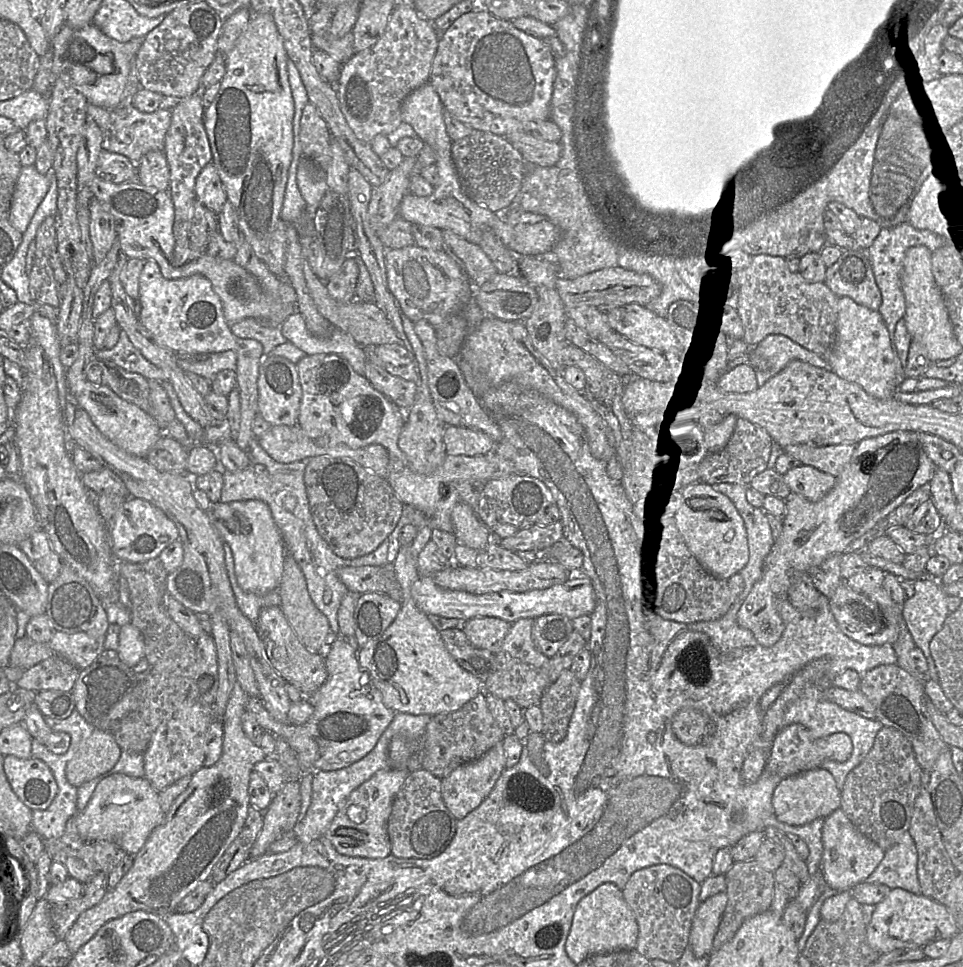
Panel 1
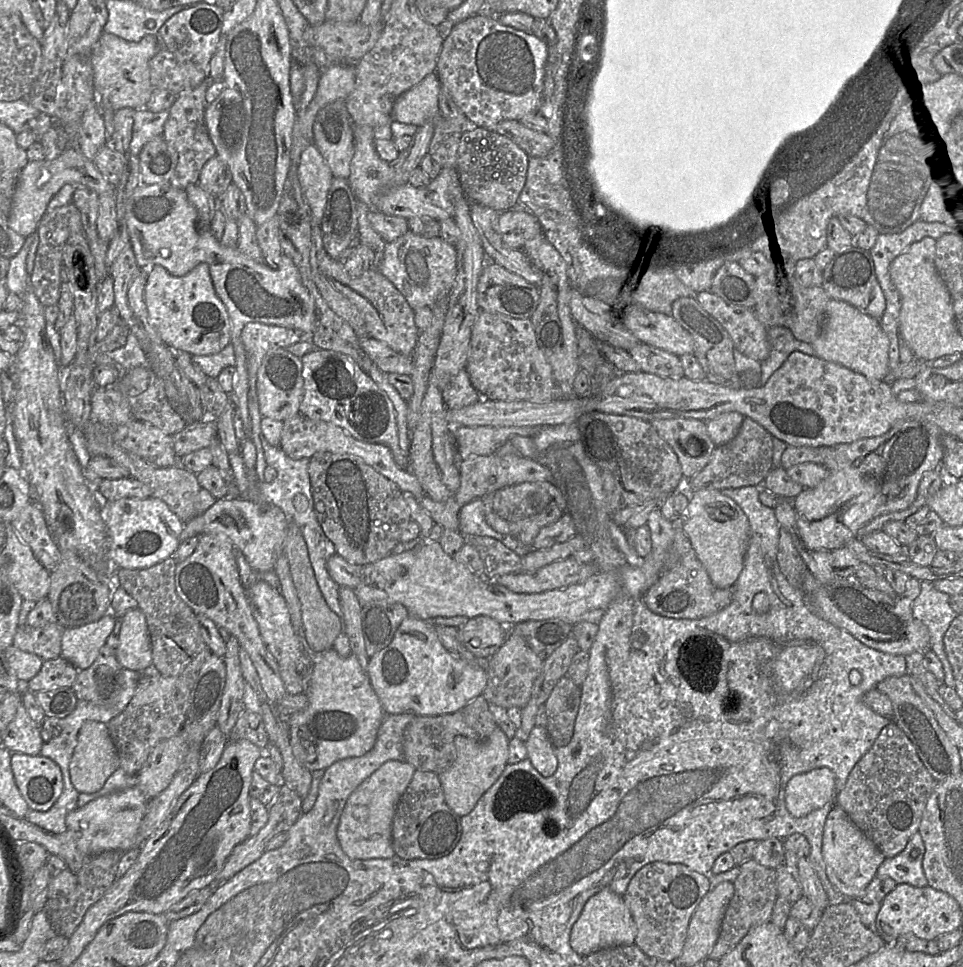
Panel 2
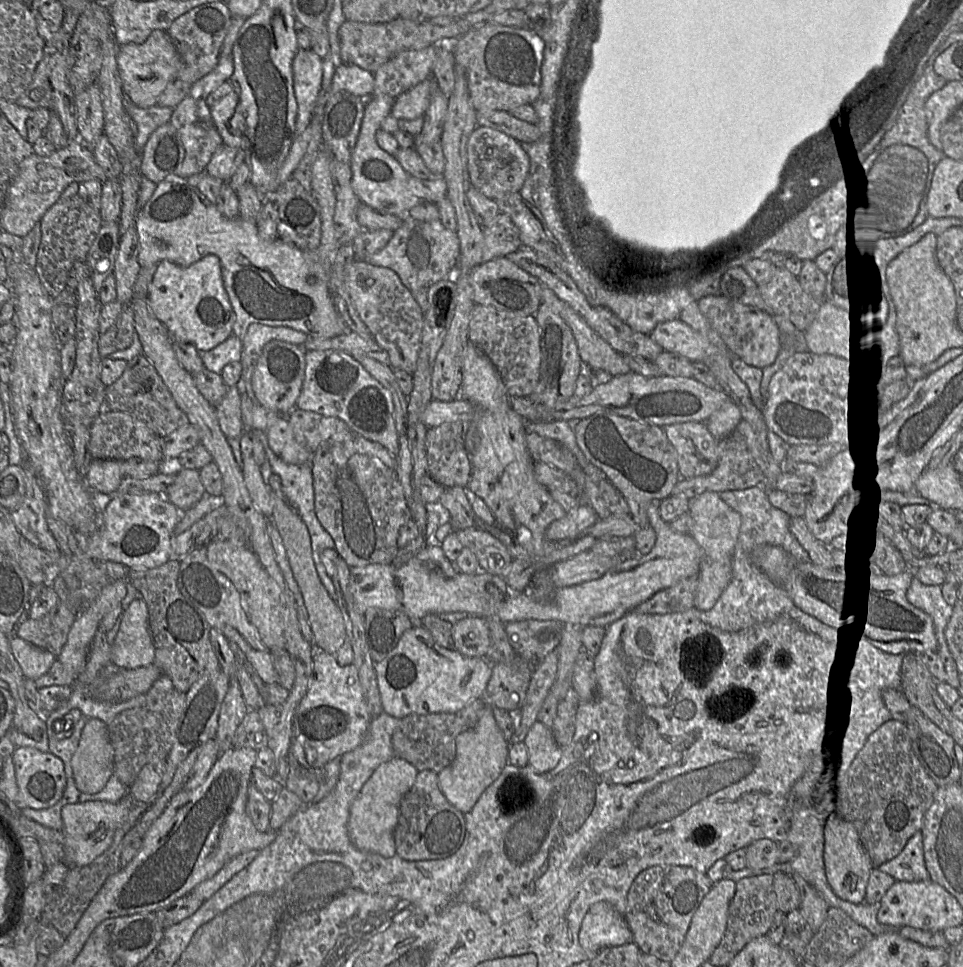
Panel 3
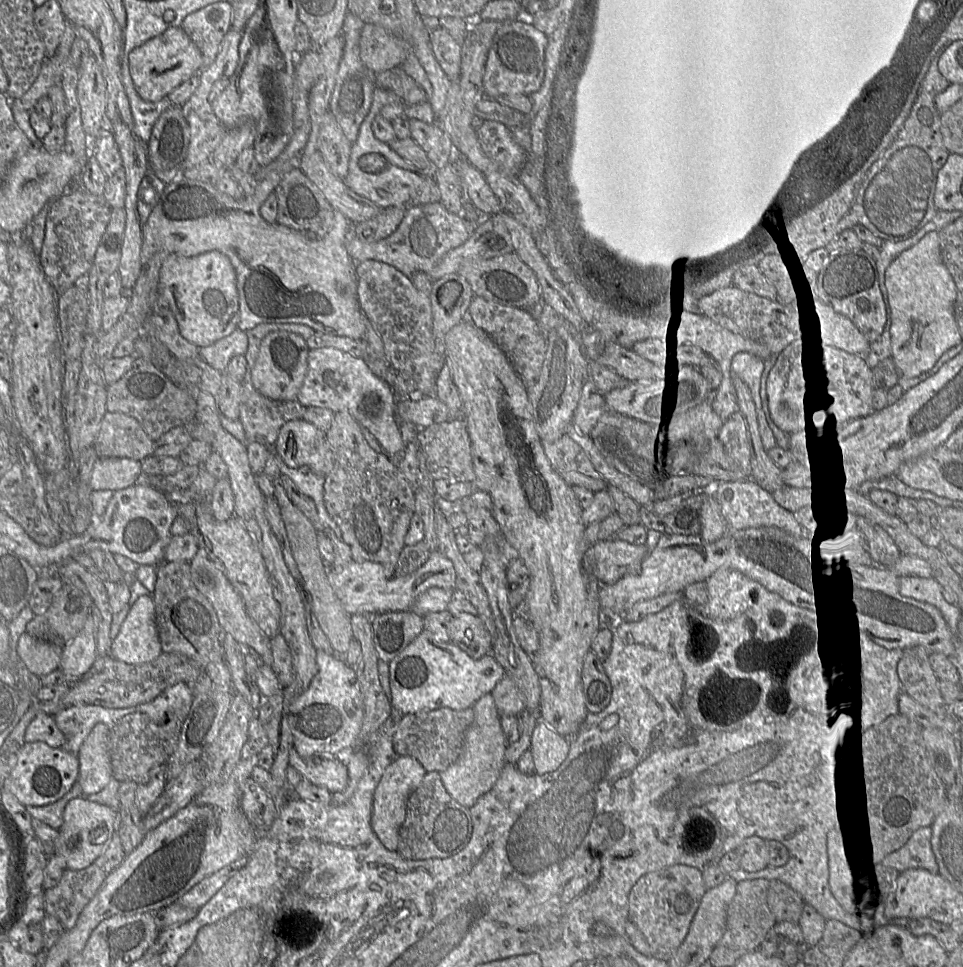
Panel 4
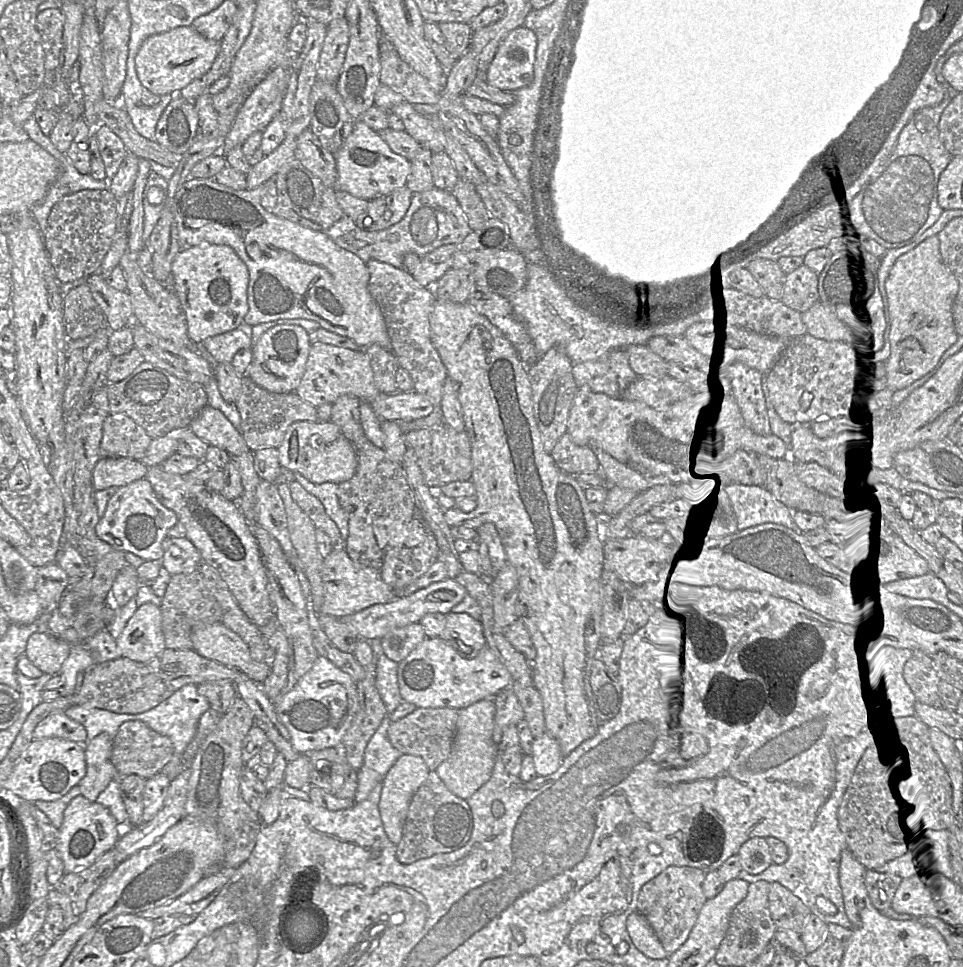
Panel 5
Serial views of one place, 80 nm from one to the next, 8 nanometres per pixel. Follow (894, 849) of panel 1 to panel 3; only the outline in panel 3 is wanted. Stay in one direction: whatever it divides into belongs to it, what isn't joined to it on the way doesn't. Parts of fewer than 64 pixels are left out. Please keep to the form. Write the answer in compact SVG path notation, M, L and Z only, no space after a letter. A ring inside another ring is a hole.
M921 829L911 836L903 850L896 857L880 865L879 869L890 874L897 881L929 880Z

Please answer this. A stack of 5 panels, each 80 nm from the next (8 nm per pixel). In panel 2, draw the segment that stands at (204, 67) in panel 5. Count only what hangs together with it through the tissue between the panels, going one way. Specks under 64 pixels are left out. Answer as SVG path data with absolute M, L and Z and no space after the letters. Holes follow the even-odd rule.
M103 32L91 53L91 66L93 70L93 85L97 99L101 104L110 106L114 111L120 108L145 108L154 87L150 83L149 61L157 53L158 44L156 35L146 35L138 42L126 41L110 33Z

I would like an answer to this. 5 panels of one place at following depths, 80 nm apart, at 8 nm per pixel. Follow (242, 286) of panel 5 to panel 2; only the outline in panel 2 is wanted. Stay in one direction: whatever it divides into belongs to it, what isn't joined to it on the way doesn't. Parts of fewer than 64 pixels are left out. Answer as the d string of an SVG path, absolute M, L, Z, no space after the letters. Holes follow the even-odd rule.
M200 263L183 276L173 276L161 265L147 269L144 300L150 324L163 342L175 352L212 355L231 343L230 318L218 297L206 263Z

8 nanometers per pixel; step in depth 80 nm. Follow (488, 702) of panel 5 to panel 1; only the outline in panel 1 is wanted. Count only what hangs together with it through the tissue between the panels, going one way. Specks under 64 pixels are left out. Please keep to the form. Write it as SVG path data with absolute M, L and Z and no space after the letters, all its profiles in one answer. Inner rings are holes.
M501 741L479 759L459 766L447 777L441 779L443 801L451 814L457 820L461 820L476 809L490 794L504 769L505 754Z

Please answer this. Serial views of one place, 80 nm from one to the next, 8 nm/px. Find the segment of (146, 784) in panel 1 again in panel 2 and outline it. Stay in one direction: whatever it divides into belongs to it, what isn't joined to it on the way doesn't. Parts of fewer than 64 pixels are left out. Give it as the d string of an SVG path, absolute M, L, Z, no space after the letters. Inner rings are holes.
M131 787L100 796L66 816L66 827L75 833L76 845L81 853L94 856L104 851L127 851L141 848L139 829L146 813L148 799L137 787Z

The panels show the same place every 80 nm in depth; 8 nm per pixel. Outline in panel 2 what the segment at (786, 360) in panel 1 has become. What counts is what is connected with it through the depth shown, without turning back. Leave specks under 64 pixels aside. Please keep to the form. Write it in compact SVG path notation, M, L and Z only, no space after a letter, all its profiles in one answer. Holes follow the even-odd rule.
M772 326L767 328L767 337L770 344L770 354L767 359L760 362L760 382L758 387L764 385L769 377L784 363L793 352L802 352L806 355L816 356L813 346L798 340L786 327Z

